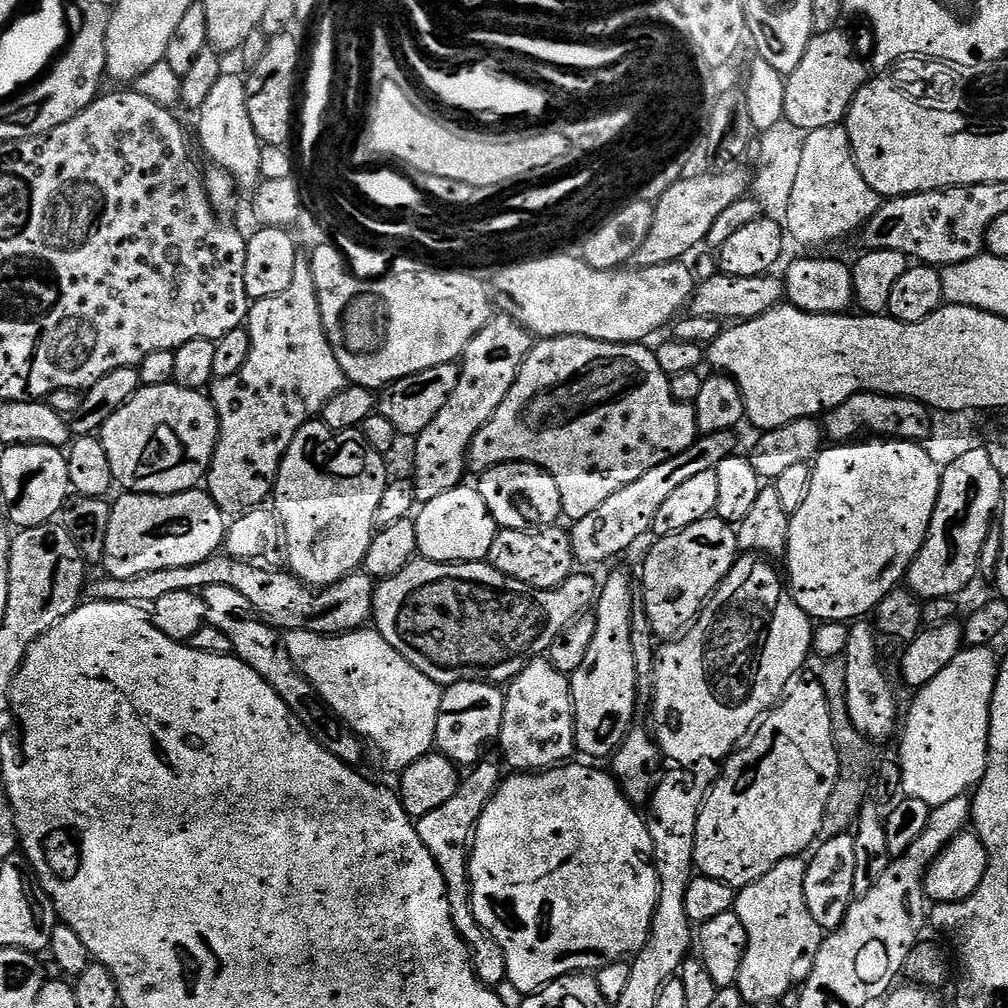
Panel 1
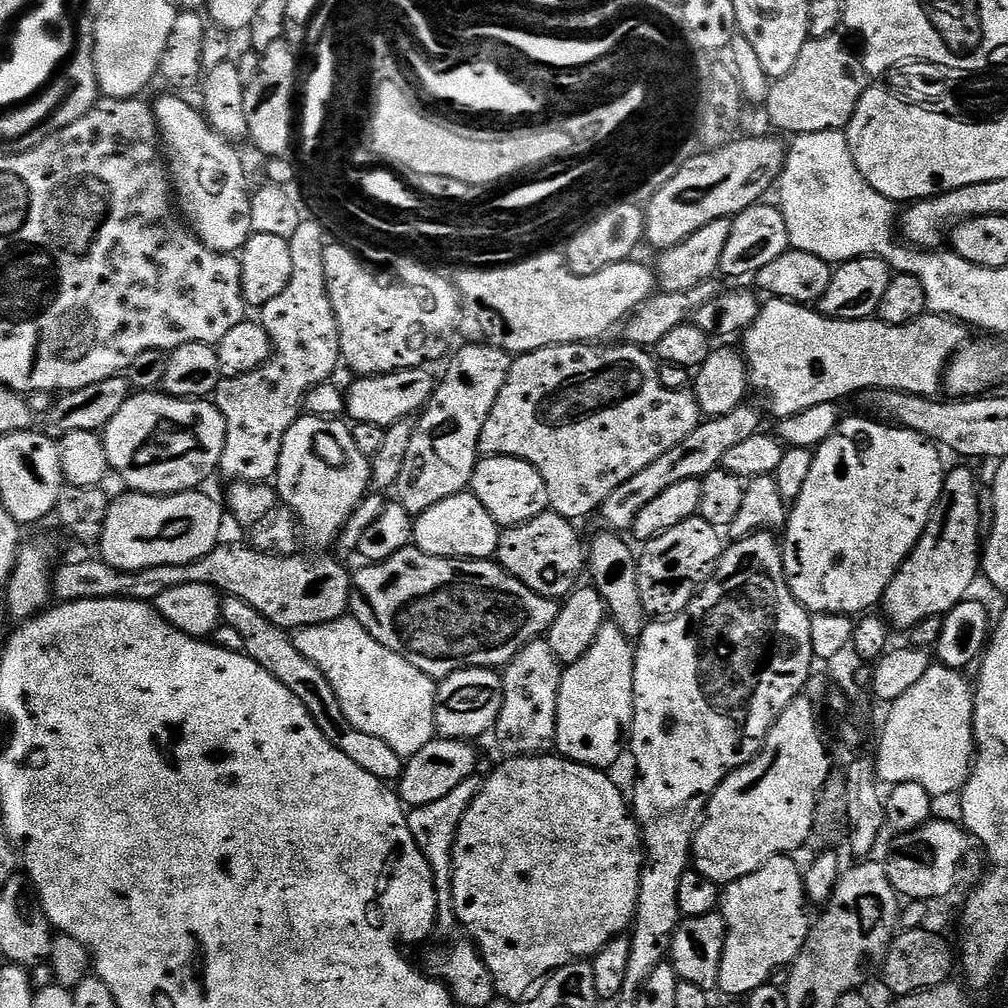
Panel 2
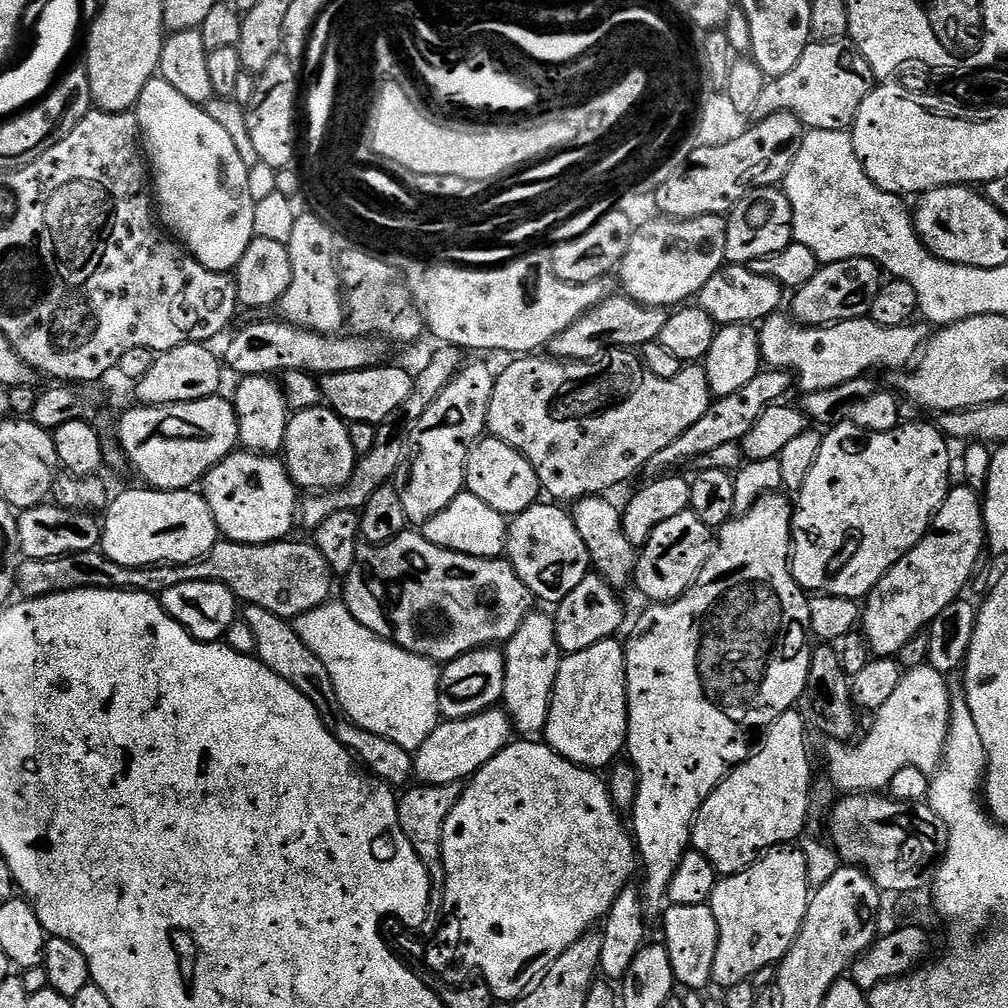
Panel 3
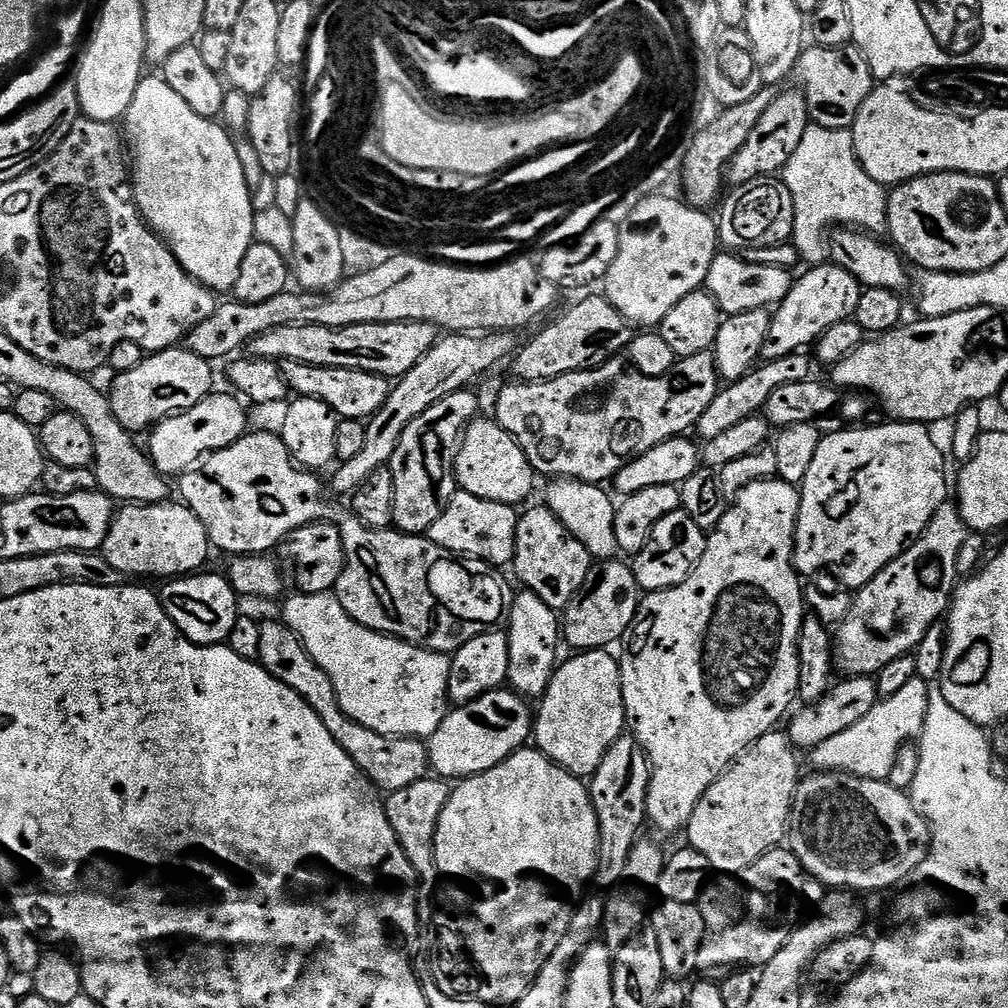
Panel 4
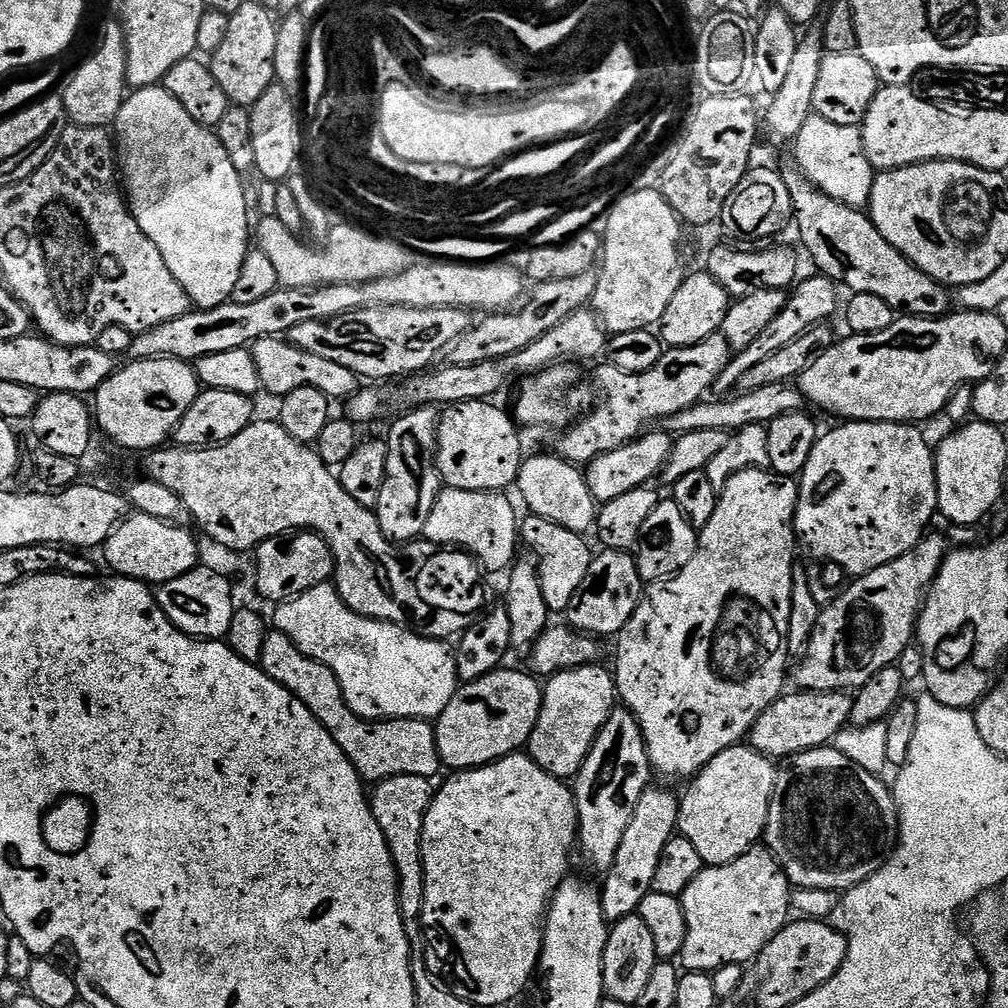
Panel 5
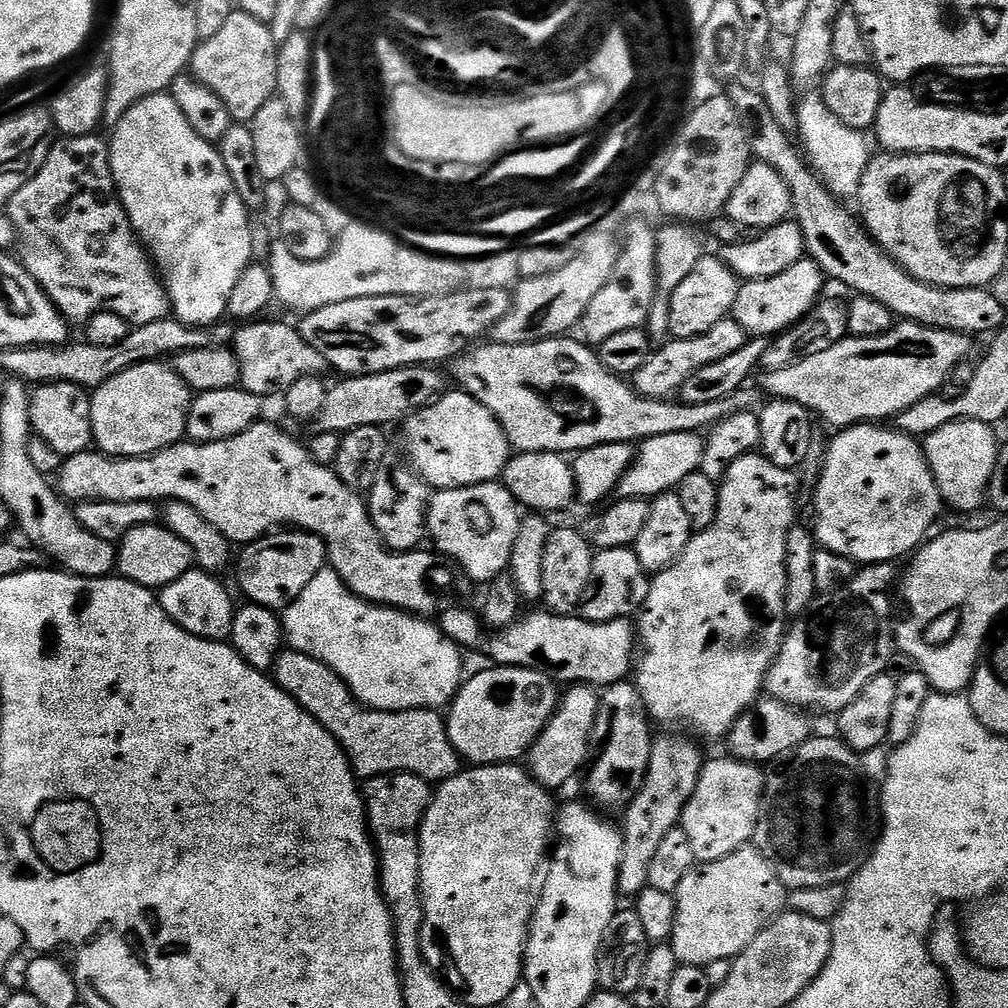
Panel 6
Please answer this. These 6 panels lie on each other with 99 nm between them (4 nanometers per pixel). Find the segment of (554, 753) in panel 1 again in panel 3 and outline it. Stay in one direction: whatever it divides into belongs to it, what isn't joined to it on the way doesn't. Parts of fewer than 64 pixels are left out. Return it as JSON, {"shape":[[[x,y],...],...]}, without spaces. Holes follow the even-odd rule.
{"shape":[[[529,611],[528,616],[518,626],[518,630],[503,645],[504,653],[504,698],[502,701],[503,711],[507,712],[509,721],[521,737],[536,738],[548,727],[548,711],[552,705],[552,691],[558,678],[562,653],[556,644],[556,621],[551,615],[544,612]]]}

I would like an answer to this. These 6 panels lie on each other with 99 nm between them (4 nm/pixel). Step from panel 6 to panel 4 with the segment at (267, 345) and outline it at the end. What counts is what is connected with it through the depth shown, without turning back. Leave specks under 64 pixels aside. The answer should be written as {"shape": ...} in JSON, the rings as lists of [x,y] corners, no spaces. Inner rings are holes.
{"shape":[[[283,361],[282,371],[289,389],[297,397],[309,396],[326,402],[340,420],[367,421],[386,402],[390,391],[390,380],[373,372],[350,370],[349,368],[327,368],[302,362]]]}

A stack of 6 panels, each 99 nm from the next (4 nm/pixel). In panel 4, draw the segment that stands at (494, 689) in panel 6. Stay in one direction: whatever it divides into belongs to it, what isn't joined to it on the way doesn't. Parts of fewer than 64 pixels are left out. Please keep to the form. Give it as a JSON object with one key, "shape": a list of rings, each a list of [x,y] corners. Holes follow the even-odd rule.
{"shape":[[[501,686],[492,692],[482,694],[482,698],[474,698],[474,702],[453,707],[445,715],[436,733],[427,741],[428,763],[431,771],[437,777],[459,782],[469,776],[477,776],[480,772],[490,770],[502,763],[508,756],[519,752],[529,743],[534,732],[534,712],[533,709],[528,709],[528,704],[529,701],[525,697]]]}

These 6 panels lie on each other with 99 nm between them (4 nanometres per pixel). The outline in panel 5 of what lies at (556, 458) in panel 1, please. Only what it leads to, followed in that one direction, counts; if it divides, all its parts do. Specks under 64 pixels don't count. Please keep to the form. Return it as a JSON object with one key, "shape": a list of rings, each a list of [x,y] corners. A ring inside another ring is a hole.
{"shape":[[[718,331],[694,346],[668,348],[661,360],[644,373],[620,372],[614,365],[605,363],[596,372],[596,405],[584,421],[573,423],[563,433],[559,455],[577,466],[587,466],[594,458],[636,439],[651,420],[667,422],[674,414],[699,404],[715,389],[716,380],[733,355],[730,342],[723,331]]]}

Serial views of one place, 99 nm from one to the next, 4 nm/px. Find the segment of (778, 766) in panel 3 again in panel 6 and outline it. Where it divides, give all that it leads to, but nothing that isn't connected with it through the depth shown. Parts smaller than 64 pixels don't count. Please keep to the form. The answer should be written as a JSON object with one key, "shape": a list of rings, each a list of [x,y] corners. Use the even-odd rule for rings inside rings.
{"shape":[[[709,759],[701,768],[694,794],[690,794],[690,802],[686,802],[679,822],[686,838],[690,838],[694,858],[702,864],[726,858],[734,854],[734,850],[751,845],[760,821],[760,807],[764,801],[763,771],[755,763],[727,759]]]}

